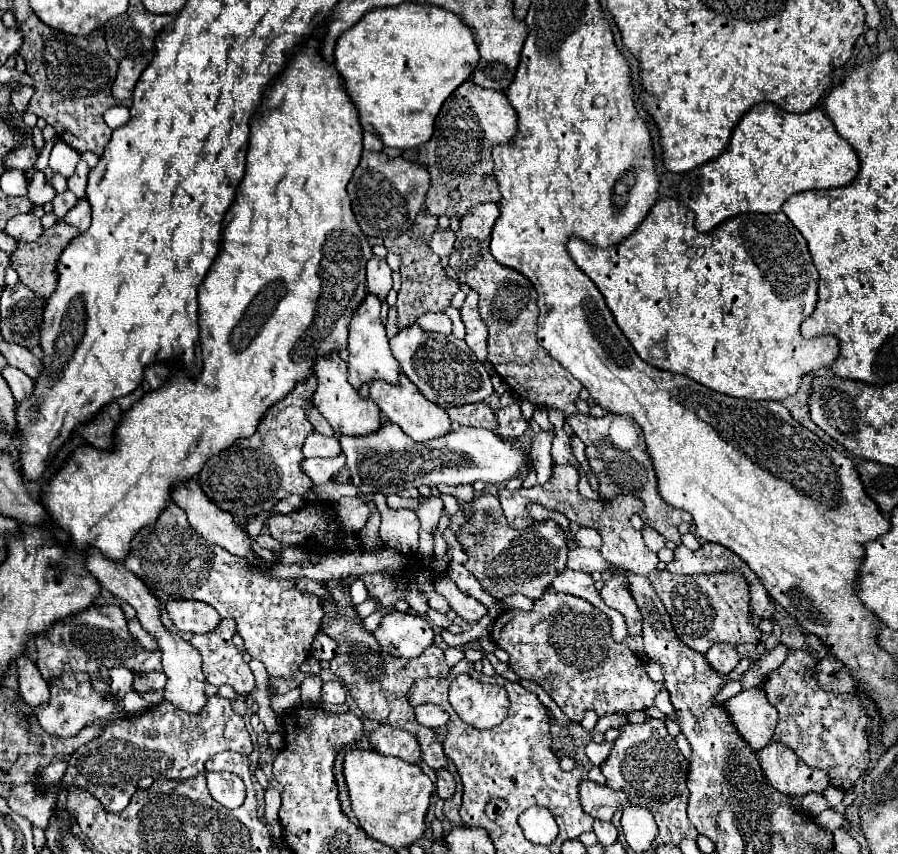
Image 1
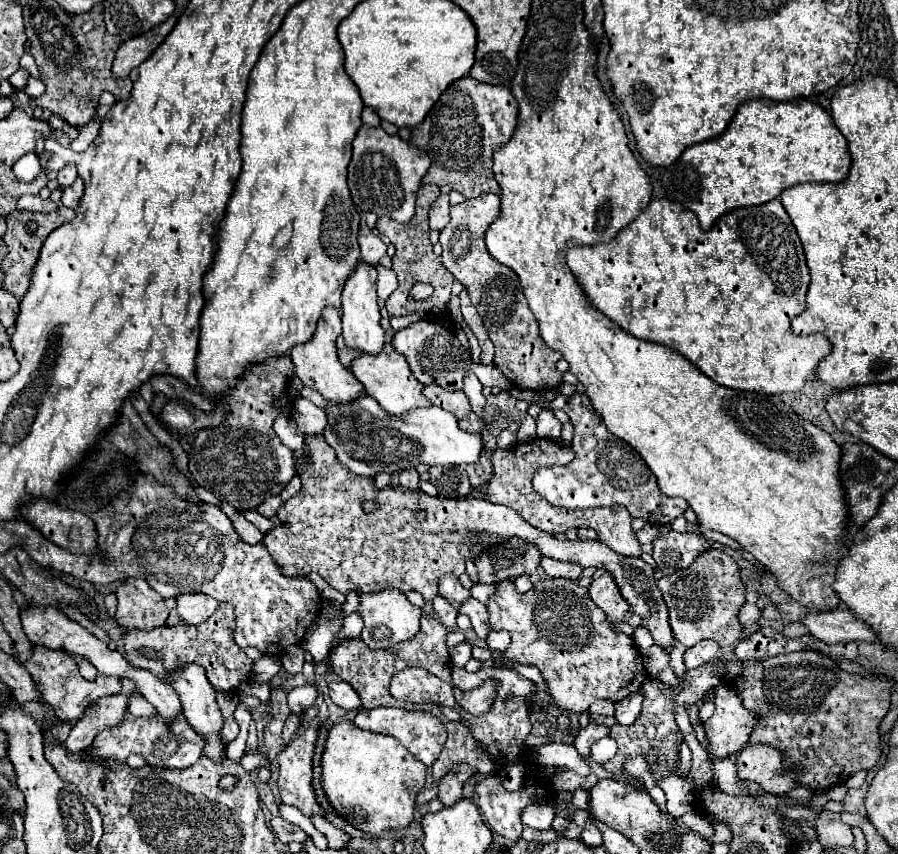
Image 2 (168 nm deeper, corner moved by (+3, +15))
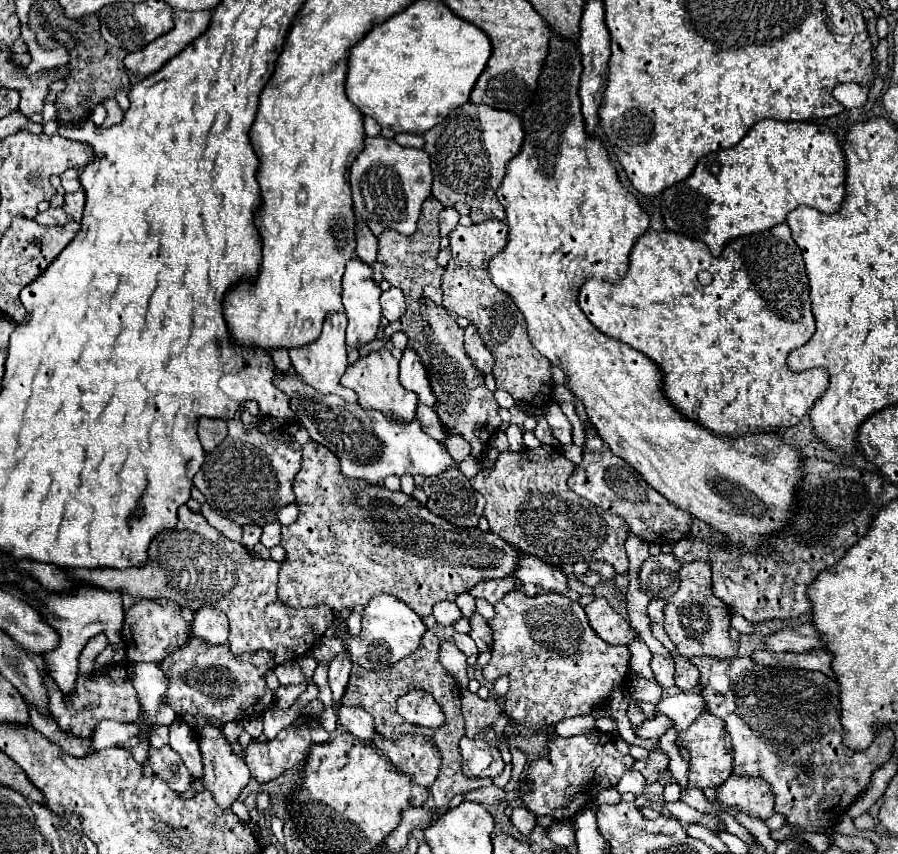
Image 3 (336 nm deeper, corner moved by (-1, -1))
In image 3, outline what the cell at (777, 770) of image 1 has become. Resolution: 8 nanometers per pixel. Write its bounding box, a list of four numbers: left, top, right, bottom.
[716,776,774,820]

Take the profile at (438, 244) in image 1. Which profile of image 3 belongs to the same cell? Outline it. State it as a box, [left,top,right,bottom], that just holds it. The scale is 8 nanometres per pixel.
[440,206,460,236]

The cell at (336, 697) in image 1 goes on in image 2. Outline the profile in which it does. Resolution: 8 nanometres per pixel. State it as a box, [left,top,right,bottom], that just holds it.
[328,680,360,710]

